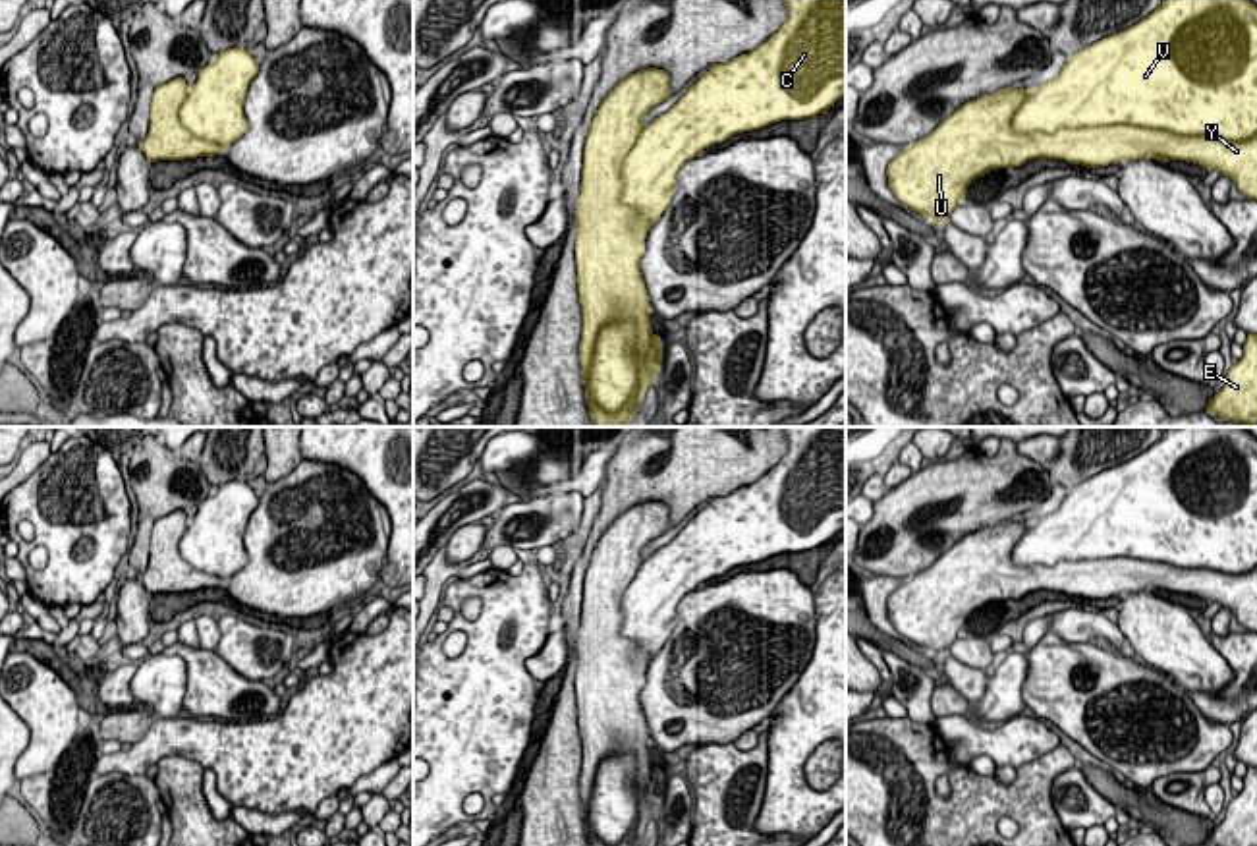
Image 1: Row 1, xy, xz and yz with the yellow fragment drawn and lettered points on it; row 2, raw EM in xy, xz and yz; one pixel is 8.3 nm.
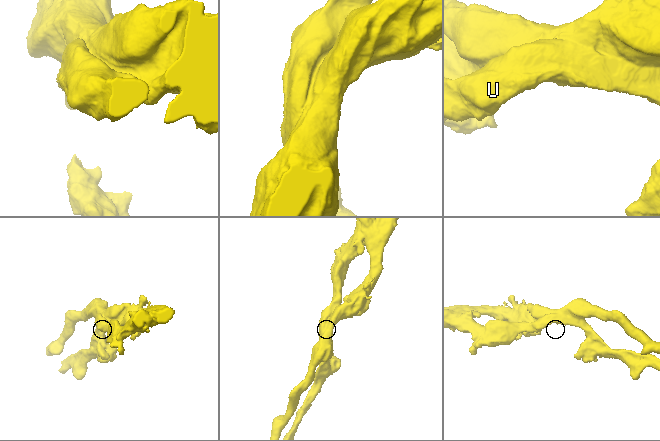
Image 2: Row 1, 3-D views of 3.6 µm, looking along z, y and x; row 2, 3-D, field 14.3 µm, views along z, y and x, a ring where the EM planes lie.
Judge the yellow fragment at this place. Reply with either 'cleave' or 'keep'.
cleave

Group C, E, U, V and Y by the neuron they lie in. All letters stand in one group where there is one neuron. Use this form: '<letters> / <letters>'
C V / E U Y

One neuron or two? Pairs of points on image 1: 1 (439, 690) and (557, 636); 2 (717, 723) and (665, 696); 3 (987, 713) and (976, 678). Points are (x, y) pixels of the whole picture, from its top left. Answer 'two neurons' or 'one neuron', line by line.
1: two neurons
2: one neuron
3: two neurons

